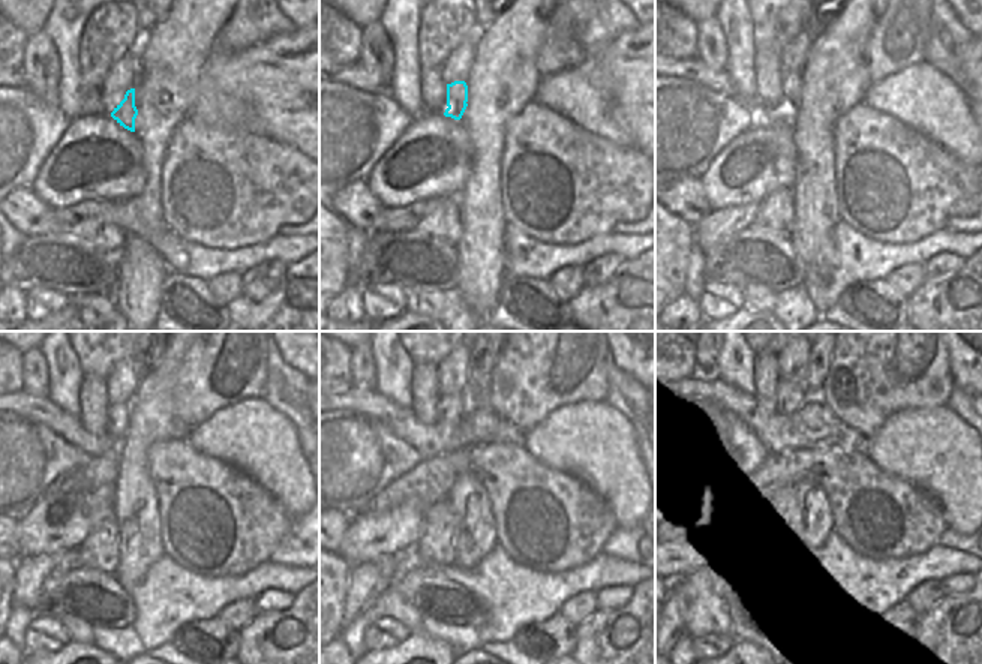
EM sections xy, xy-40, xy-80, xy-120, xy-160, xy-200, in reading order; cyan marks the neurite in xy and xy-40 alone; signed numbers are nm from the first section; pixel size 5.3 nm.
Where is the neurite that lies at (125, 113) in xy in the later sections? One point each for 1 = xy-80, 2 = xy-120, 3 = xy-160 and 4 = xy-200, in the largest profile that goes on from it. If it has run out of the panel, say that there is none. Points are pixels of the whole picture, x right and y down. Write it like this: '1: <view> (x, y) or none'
1: xy-80 (790, 84)
2: xy-120 (117, 424)
3: xy-160 (453, 408)
4: xy-200 (790, 394)

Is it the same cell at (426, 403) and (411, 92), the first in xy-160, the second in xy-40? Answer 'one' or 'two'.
two

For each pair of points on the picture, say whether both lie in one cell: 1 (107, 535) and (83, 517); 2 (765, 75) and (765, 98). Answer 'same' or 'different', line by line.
1: different
2: same

